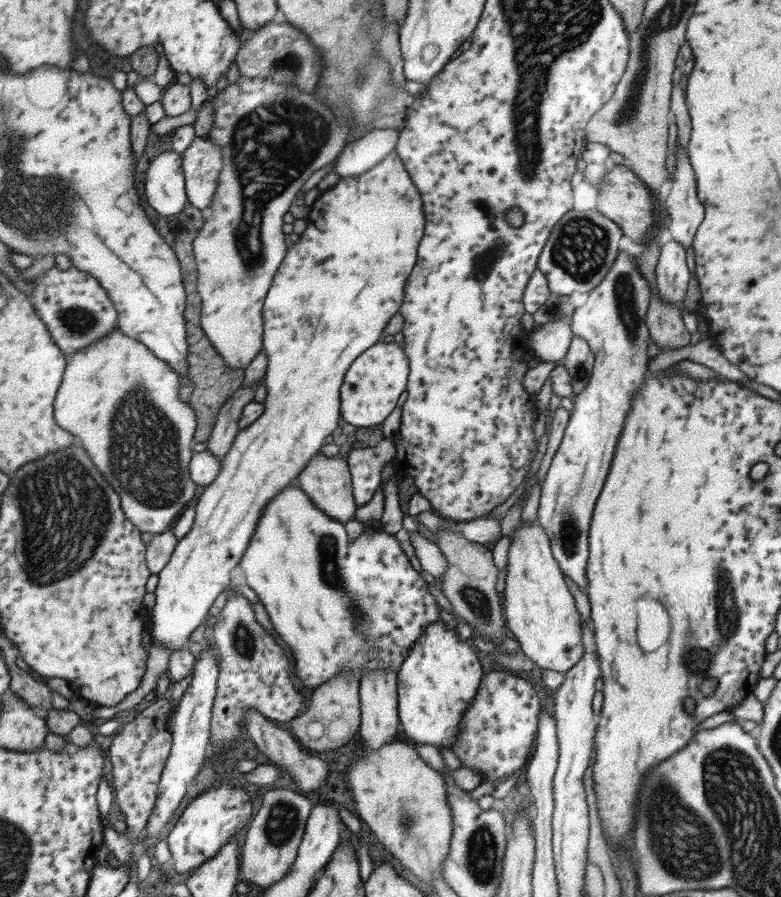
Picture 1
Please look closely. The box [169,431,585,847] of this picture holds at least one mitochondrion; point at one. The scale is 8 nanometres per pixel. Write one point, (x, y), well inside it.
(330, 572)

